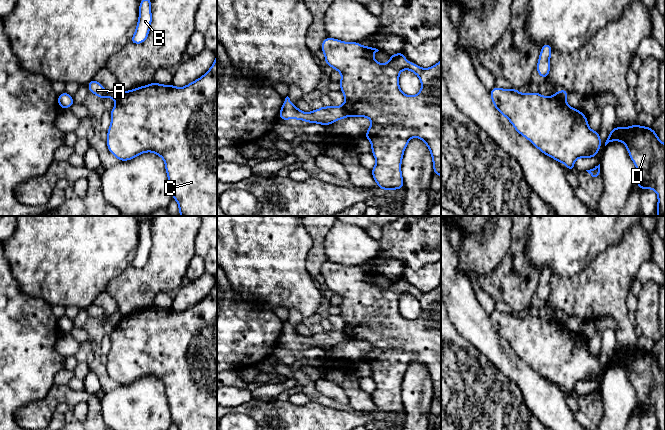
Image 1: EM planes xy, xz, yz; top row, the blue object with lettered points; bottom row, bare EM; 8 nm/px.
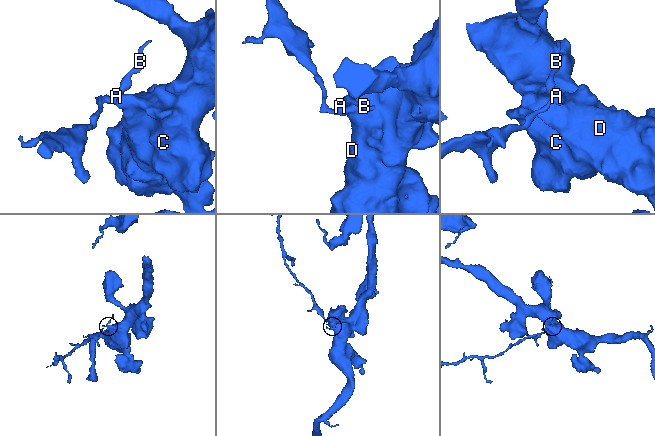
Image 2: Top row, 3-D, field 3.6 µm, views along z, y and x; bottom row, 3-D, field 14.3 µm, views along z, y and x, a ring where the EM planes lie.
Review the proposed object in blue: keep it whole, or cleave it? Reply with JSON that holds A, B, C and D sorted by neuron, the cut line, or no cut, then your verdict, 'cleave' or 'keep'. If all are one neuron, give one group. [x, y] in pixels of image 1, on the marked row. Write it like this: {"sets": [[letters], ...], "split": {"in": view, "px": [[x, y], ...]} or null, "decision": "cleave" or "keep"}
{"sets": [["A", "B"], ["C", "D"]], "split": {"in": "yz", "px": [[557, 91], [557, 95], [565, 100]]}, "decision": "cleave"}

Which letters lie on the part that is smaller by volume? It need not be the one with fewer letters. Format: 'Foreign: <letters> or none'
Foreign: A, B

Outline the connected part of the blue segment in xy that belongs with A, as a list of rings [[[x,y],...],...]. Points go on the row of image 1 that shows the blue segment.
[[[92,79],[87,84],[87,87],[90,92],[97,95],[101,99],[113,98],[113,99],[117,100],[120,97],[119,91],[107,92],[105,90],[105,88],[101,85],[101,83],[96,81],[95,79]]]

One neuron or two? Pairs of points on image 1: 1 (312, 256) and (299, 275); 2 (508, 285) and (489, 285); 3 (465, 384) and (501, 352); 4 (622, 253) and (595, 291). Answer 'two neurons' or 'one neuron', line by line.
1: two neurons
2: one neuron
3: two neurons
4: one neuron

